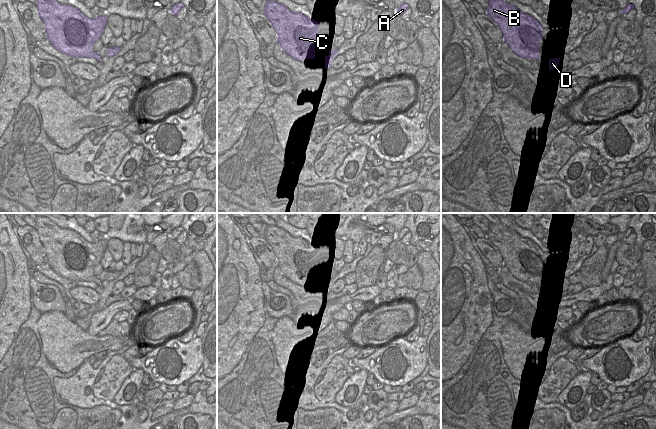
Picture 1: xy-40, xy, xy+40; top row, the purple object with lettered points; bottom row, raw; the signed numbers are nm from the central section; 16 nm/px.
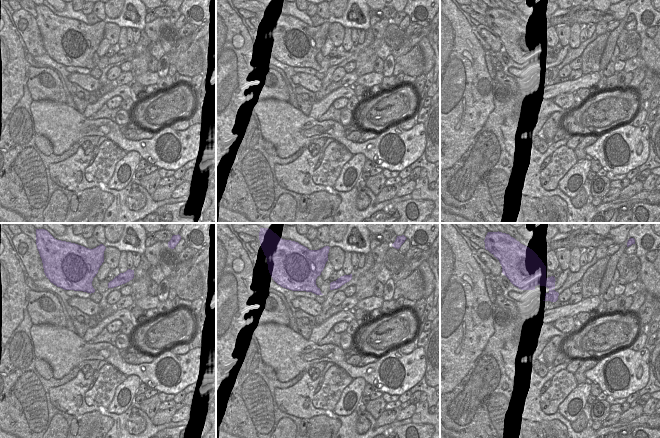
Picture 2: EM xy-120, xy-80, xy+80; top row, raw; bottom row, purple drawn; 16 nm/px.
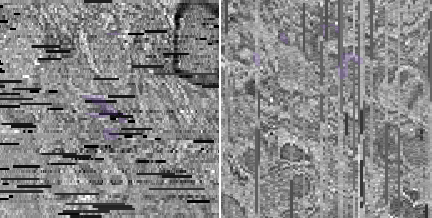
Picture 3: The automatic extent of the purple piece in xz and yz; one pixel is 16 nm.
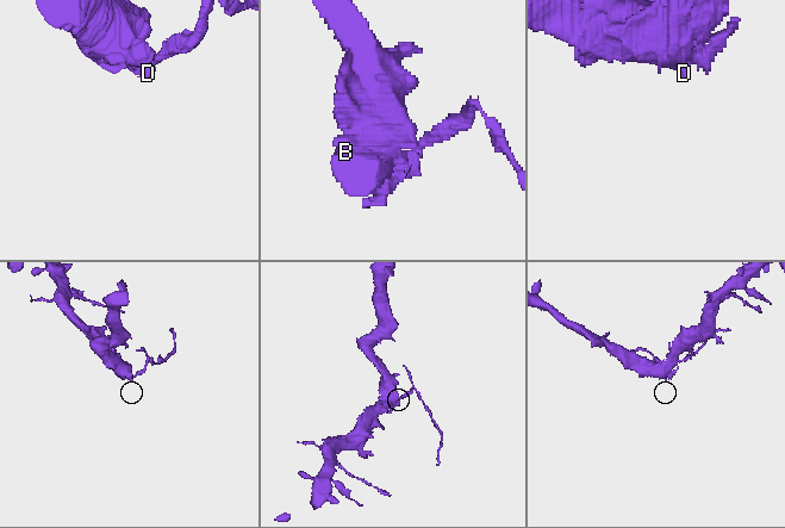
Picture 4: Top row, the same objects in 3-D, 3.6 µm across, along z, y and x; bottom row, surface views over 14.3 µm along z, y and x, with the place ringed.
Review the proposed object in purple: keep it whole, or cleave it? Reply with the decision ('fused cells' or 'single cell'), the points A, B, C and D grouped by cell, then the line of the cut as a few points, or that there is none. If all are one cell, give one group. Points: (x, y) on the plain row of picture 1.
fused cells | A / B C D | xy (325, 280), (333, 281)

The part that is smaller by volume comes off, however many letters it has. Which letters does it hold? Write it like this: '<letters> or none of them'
A

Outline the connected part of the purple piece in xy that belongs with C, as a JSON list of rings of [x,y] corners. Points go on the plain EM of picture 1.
[[[267,225],[263,235],[278,259],[282,274],[298,285],[315,283],[315,267],[319,264],[319,245],[291,235],[276,225]]]

